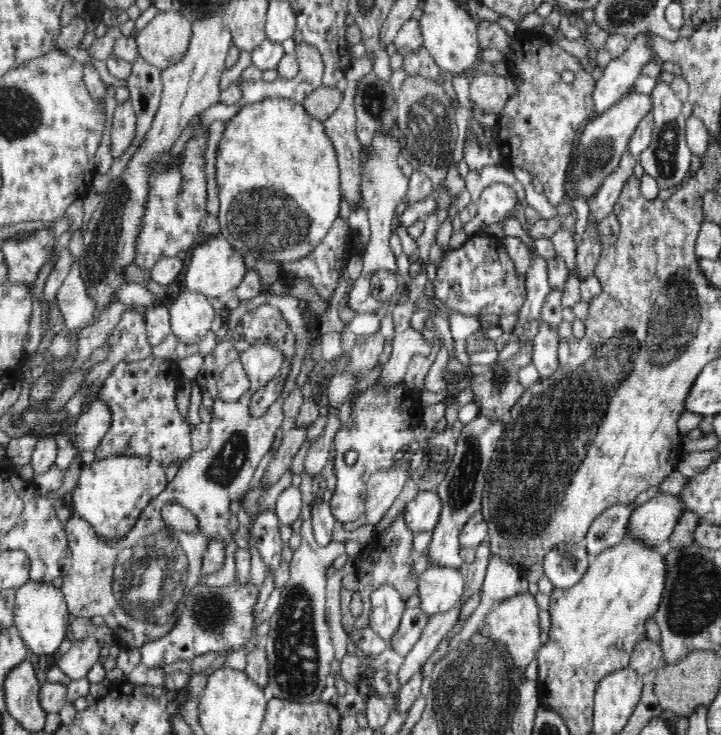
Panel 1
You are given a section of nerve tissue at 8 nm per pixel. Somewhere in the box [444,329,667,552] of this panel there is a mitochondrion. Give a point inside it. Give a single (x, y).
(469, 473)

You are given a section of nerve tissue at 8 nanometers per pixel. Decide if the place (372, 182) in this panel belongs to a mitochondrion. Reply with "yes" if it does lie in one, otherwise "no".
yes

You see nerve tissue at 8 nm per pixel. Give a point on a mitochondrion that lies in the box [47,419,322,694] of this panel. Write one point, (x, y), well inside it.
(148, 576)

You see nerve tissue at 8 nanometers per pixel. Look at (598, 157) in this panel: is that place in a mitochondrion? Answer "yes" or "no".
yes

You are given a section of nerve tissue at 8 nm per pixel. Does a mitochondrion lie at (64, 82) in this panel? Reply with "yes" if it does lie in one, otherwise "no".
no

